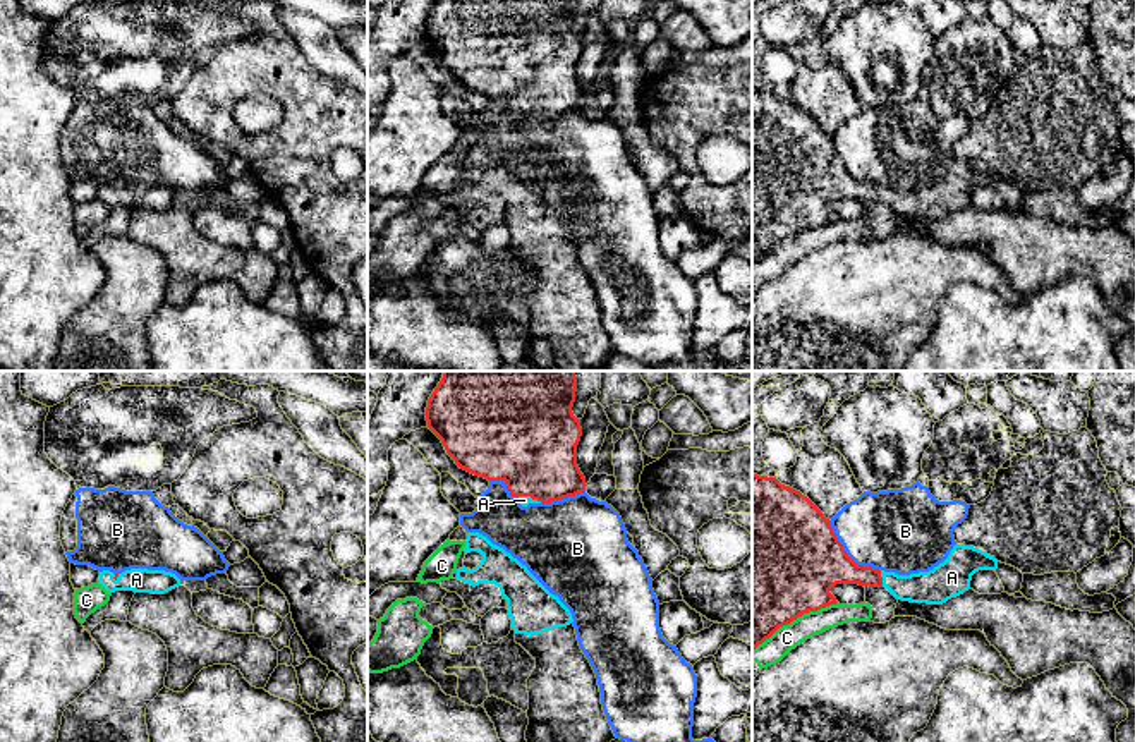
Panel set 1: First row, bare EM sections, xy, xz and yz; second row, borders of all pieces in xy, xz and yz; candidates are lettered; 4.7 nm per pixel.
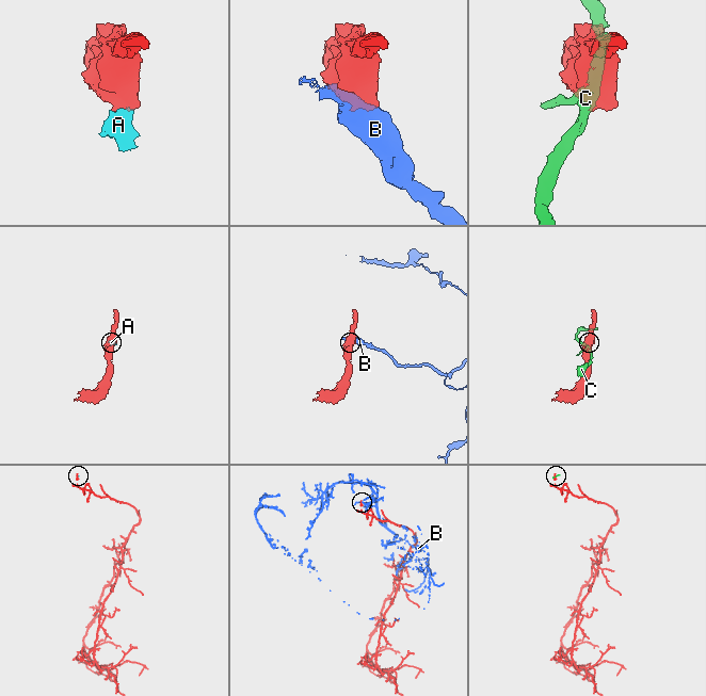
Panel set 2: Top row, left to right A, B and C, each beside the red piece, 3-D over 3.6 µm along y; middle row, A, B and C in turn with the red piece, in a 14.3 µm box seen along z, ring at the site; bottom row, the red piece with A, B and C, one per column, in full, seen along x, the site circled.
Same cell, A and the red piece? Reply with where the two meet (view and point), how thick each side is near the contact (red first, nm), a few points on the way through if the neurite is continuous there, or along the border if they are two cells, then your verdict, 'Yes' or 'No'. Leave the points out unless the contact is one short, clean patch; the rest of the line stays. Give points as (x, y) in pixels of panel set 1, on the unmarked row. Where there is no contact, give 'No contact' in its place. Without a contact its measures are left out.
Touches red at yz (881, 194). Thickness 190 nm (red) against 160 nm. Path across: yz (830, 181), (881, 194), (904, 203), (933, 203). Yes

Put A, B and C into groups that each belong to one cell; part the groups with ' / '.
A / B / C

